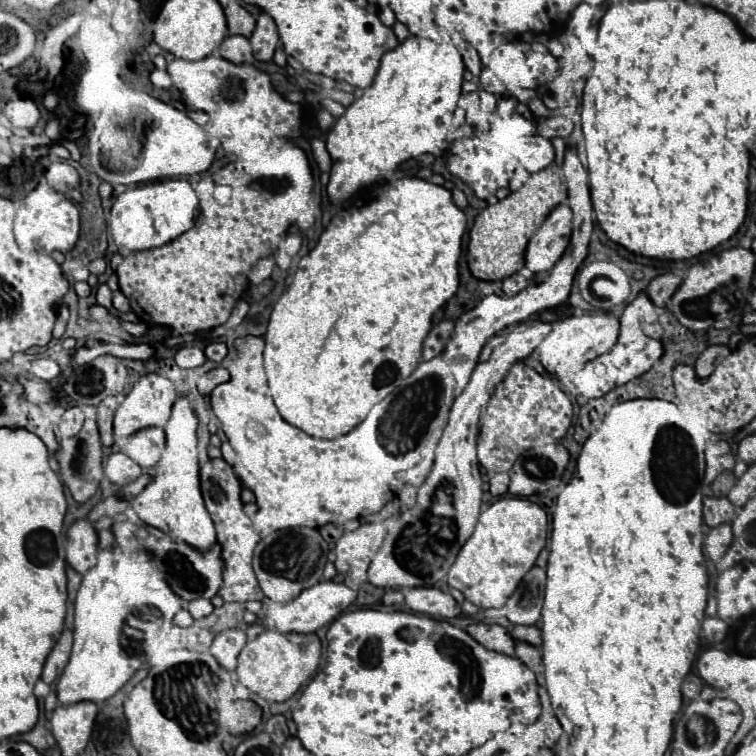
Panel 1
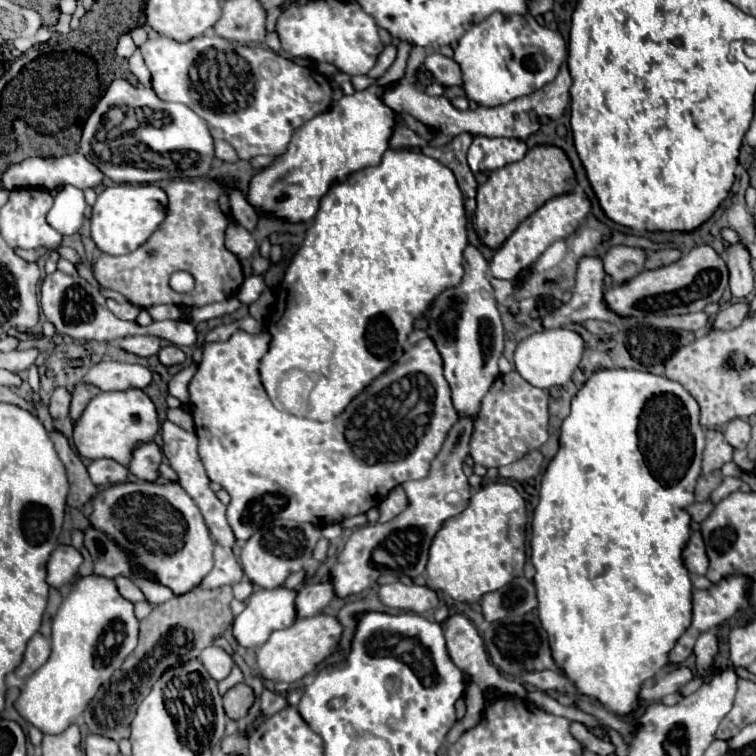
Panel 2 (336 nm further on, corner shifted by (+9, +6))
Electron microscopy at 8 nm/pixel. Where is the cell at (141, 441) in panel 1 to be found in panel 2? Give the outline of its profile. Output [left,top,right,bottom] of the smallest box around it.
[128,442,162,480]

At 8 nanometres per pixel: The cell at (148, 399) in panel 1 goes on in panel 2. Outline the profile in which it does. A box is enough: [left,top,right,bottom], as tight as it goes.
[74,388,160,466]

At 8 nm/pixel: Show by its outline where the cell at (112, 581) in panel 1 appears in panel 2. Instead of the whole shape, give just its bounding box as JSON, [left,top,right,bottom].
[16,574,138,734]

